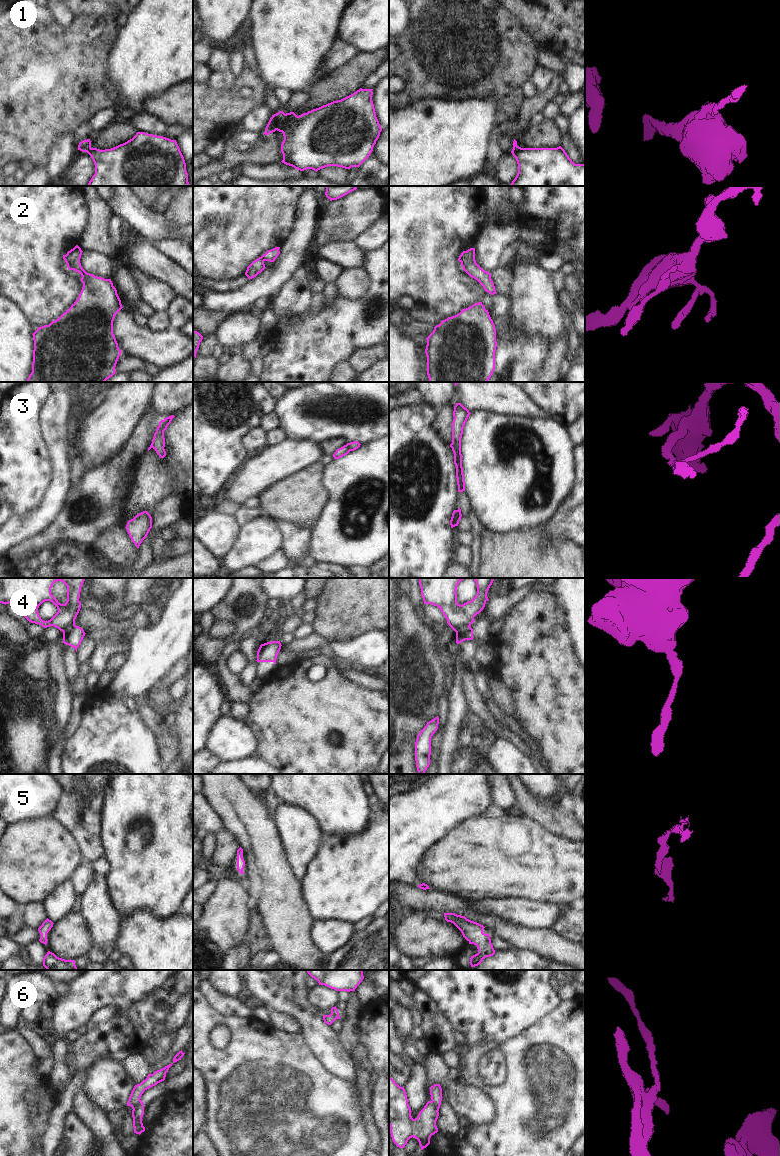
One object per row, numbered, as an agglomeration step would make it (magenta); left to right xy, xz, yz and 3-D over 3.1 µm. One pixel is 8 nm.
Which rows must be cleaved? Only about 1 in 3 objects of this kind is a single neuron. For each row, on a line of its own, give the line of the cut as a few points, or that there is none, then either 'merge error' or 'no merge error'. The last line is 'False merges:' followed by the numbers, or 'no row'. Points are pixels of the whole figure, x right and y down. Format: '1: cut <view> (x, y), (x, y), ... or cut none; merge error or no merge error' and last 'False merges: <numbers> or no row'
1: cut xz (285, 114), (276, 129); merge error
2: cut xz (260, 257), (263, 261); merge error
3: cut xz (346, 444), (350, 450); merge error
4: cut yz (469, 626), (456, 632); merge error
5: cut none; no merge error
6: cut yz (432, 1100), (438, 1110); merge error
False merges: 1, 2, 3, 4, 6

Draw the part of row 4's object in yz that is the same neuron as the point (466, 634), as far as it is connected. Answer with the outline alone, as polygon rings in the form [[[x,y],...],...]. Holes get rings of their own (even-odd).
[[[467,627],[459,632],[456,632],[456,643],[459,644],[465,640],[473,640],[473,629]]]

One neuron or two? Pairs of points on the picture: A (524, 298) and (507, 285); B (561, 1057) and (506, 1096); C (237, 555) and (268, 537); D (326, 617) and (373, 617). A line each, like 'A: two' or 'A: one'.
A: two
B: one
C: one
D: one

